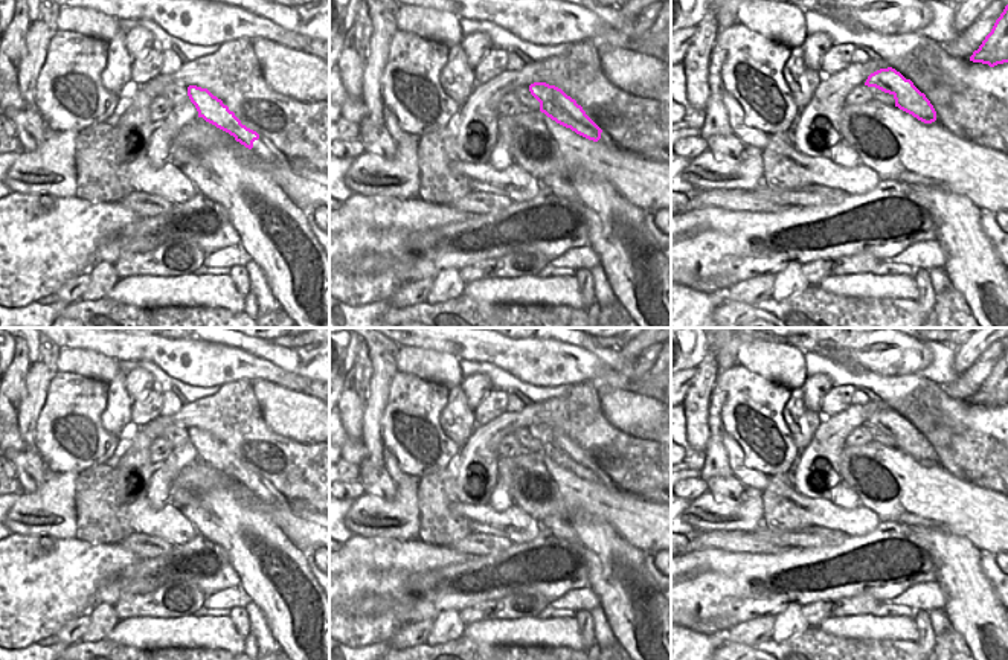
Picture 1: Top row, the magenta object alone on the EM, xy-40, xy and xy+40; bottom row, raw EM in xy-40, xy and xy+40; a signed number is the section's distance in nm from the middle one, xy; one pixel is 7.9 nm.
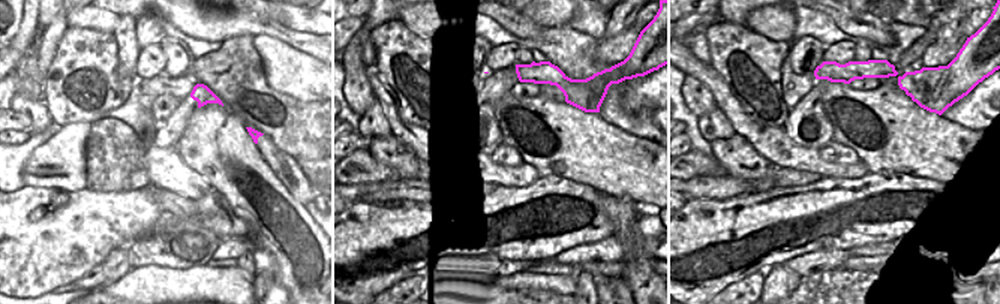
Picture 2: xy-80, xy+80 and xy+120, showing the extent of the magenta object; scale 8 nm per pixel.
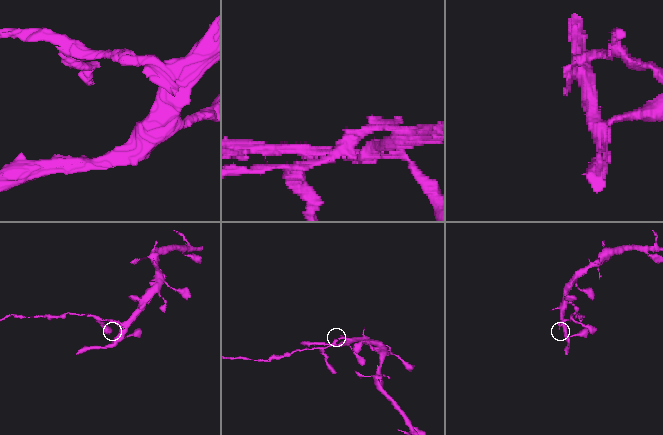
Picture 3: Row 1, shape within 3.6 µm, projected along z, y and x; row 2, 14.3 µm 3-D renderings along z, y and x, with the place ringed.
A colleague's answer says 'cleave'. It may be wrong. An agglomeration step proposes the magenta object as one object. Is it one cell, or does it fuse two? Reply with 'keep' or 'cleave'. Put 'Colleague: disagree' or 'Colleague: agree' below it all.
cleave
Colleague: agree

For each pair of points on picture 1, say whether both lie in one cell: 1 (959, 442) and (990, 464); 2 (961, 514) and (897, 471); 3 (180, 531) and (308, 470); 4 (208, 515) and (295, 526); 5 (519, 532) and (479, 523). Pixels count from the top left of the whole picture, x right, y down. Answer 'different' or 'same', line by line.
1: same
2: same
3: different
4: different
5: same

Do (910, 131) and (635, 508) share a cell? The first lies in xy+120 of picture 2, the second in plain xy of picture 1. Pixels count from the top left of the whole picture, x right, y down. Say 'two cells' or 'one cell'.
one cell

